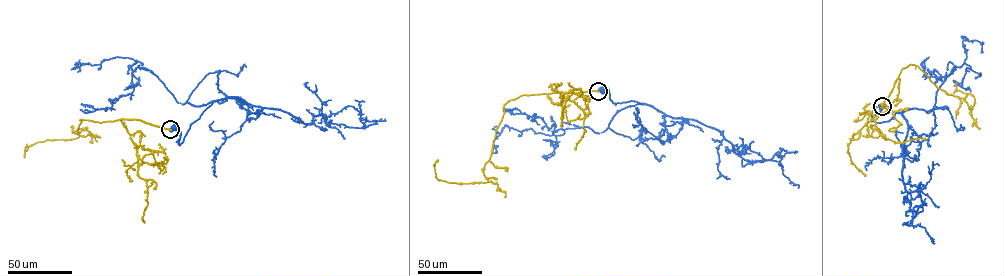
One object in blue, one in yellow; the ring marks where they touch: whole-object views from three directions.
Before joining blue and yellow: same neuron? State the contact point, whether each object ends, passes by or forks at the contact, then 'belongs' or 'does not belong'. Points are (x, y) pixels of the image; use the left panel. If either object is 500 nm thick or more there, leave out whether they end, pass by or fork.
place (170, 129); does not belong

